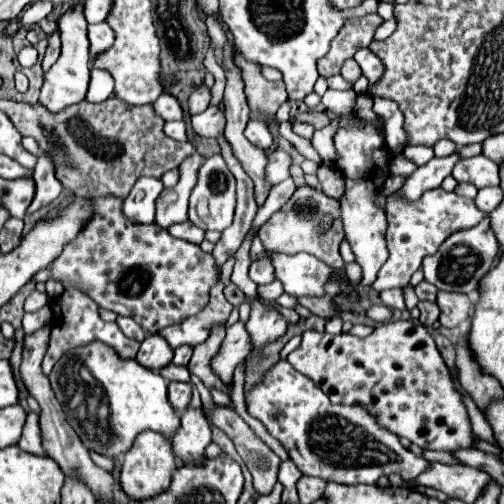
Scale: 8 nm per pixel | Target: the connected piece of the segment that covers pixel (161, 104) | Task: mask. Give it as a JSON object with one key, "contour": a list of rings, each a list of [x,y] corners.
{"contour":[[[161,94],[155,104],[153,104],[157,116],[161,116],[163,120],[183,120],[183,110],[179,106],[179,102],[171,96],[171,94]]]}

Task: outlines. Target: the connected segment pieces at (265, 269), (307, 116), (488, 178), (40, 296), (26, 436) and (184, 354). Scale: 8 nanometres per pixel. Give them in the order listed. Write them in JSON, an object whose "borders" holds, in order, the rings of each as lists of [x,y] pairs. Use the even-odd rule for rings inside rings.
{"borders":[[[[265,256],[259,260],[255,260],[249,268],[249,278],[257,284],[269,284],[275,280],[274,268],[271,260]]],[[[301,112],[301,114],[293,116],[289,122],[307,122],[313,128],[323,128],[329,124],[329,118],[323,112]]],[[[483,154],[475,158],[463,158],[453,168],[453,178],[457,182],[469,182],[477,188],[499,186],[499,168],[495,162],[487,160]]],[[[33,290],[33,292],[29,294],[29,298],[25,300],[25,312],[37,312],[37,310],[43,308],[47,302],[49,302],[49,296],[47,296],[45,292]]],[[[29,412],[23,436],[19,440],[19,448],[25,452],[31,452],[35,456],[43,456],[43,442],[41,442],[41,432],[39,432],[39,416],[35,412]]],[[[179,346],[179,348],[175,350],[173,364],[177,364],[177,366],[187,366],[189,360],[191,360],[191,354],[193,354],[193,350],[191,350],[189,346]]]]}

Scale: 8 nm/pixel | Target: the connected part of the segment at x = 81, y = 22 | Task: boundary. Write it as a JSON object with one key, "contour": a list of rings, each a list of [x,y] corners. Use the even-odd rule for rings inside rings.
{"contour":[[[83,2],[59,18],[59,30],[61,30],[61,42],[63,42],[61,56],[51,66],[51,70],[45,72],[45,82],[39,96],[39,104],[43,104],[49,112],[59,112],[67,106],[79,104],[87,94],[91,56],[89,56],[89,40],[87,40],[87,22],[83,16]]]}

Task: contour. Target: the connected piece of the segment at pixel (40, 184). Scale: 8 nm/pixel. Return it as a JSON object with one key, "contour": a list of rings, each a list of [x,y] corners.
{"contour":[[[39,154],[39,164],[33,168],[33,180],[35,180],[37,192],[35,192],[35,198],[33,198],[33,202],[31,202],[29,210],[27,210],[29,214],[39,210],[41,206],[51,204],[63,190],[61,182],[55,176],[55,168],[53,168],[49,156]]]}

